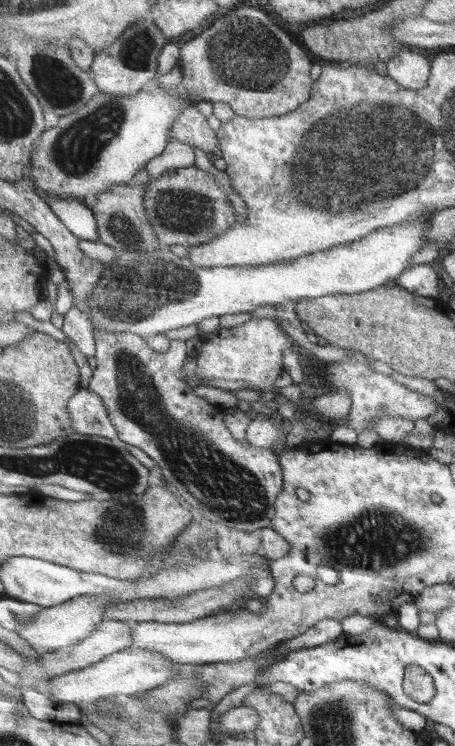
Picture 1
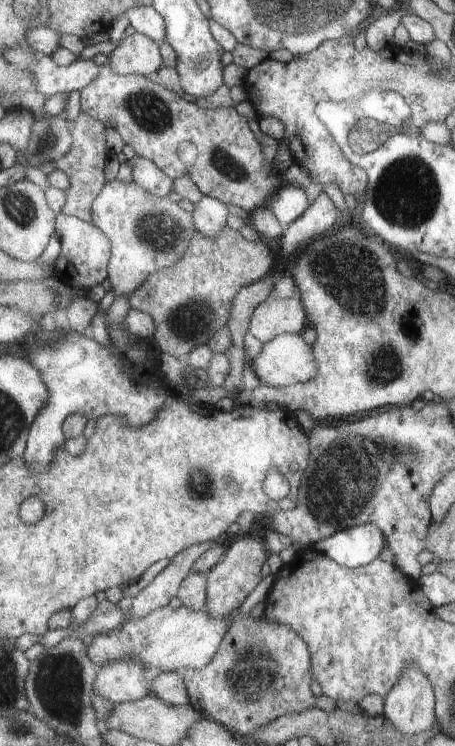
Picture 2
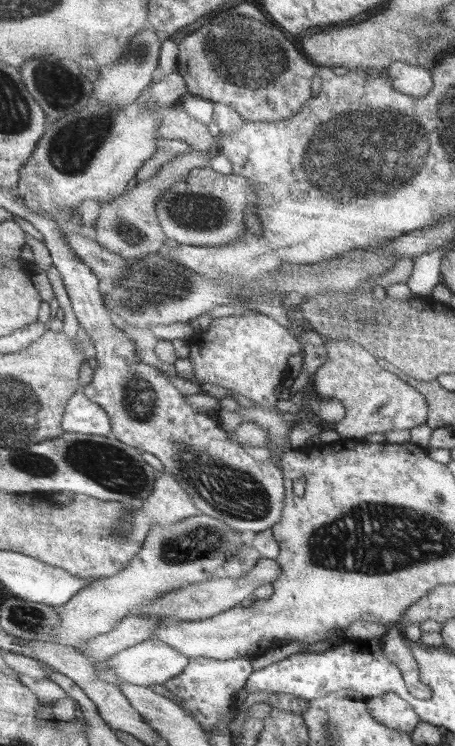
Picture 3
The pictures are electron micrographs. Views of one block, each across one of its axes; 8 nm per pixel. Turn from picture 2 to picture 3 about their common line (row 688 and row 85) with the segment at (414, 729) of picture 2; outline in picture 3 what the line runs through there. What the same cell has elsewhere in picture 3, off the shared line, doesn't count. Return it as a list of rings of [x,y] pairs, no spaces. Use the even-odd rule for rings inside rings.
[[[395,62],[389,66],[389,78],[397,92],[409,98],[427,98],[433,92],[435,80],[433,70],[417,68],[405,62]]]

